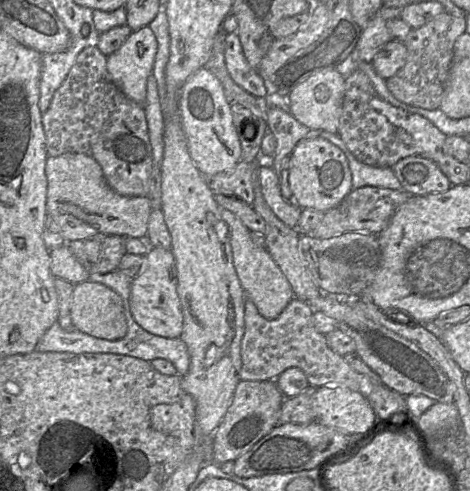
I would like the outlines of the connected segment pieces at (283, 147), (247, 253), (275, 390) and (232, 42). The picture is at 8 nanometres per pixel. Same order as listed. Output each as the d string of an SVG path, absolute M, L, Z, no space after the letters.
M277 107L267 108L267 131L274 135L276 148L271 158L260 158L259 167L270 165L278 176L282 198L296 204L288 181L290 155L300 140L320 137L323 131L310 130L289 112Z
M221 209L221 216L229 228L233 265L246 299L254 303L260 315L265 319L277 318L294 298L294 293L287 278L266 247L259 247L253 242L251 231L233 213Z
M240 380L227 412L212 435L212 462L220 465L235 461L267 435L279 423L279 414L285 399L274 380Z
M236 31L229 32L225 39L225 65L231 79L239 87L255 97L266 97L264 80L257 70L249 65Z

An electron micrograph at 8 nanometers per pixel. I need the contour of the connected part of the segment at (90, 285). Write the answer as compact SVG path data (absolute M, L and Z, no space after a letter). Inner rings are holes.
M89 280L74 285L70 317L76 330L95 338L119 340L127 332L122 298L109 287Z

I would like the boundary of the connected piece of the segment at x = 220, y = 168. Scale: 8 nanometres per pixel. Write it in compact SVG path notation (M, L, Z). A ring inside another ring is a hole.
M204 67L184 84L179 96L179 114L190 157L202 175L215 175L233 169L240 162L241 146L231 106L219 80Z

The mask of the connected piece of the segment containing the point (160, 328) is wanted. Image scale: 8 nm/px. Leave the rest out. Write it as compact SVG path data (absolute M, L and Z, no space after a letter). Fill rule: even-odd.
M152 248L146 255L146 269L131 280L129 308L135 322L145 331L165 337L179 338L183 316L177 294L176 263L170 249Z

